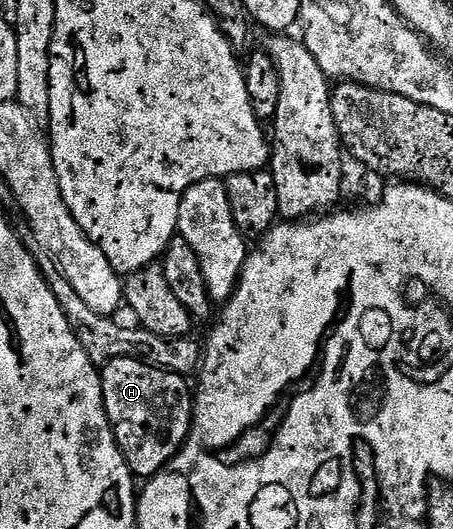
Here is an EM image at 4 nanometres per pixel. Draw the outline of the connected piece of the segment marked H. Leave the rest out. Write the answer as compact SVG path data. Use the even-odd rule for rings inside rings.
M115 359L103 364L100 384L104 408L133 476L151 479L183 449L194 414L194 391L188 383L185 376L151 367L140 359Z

